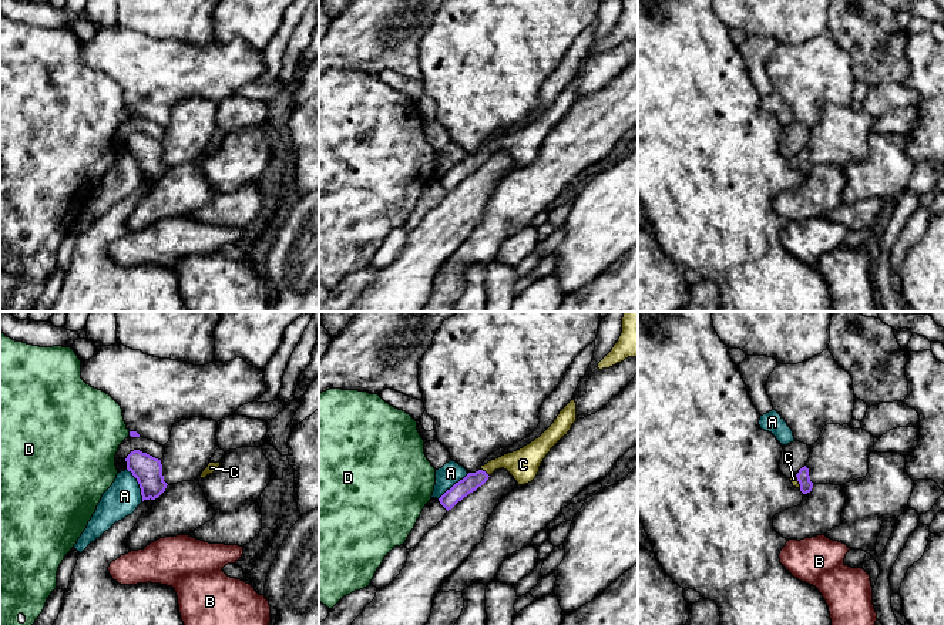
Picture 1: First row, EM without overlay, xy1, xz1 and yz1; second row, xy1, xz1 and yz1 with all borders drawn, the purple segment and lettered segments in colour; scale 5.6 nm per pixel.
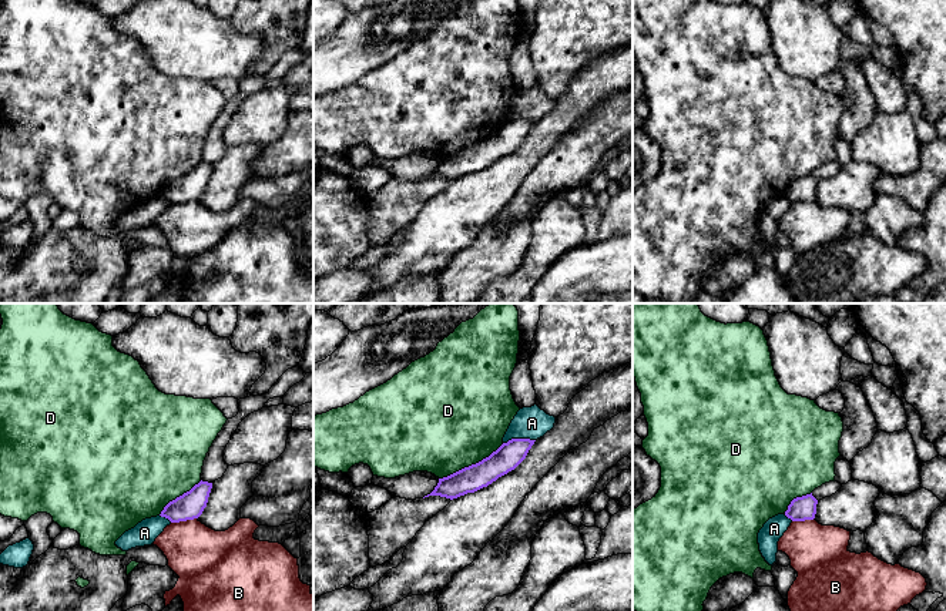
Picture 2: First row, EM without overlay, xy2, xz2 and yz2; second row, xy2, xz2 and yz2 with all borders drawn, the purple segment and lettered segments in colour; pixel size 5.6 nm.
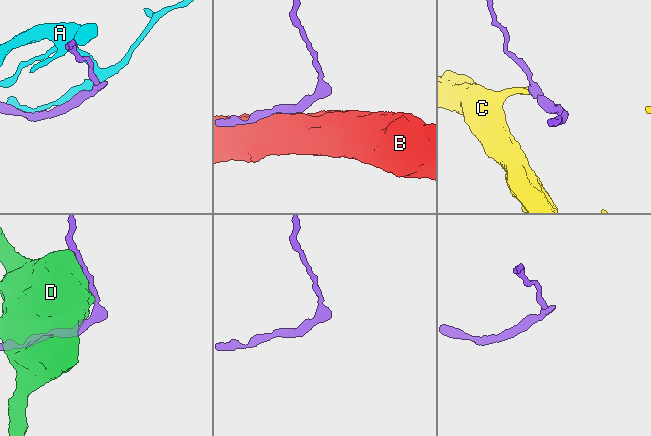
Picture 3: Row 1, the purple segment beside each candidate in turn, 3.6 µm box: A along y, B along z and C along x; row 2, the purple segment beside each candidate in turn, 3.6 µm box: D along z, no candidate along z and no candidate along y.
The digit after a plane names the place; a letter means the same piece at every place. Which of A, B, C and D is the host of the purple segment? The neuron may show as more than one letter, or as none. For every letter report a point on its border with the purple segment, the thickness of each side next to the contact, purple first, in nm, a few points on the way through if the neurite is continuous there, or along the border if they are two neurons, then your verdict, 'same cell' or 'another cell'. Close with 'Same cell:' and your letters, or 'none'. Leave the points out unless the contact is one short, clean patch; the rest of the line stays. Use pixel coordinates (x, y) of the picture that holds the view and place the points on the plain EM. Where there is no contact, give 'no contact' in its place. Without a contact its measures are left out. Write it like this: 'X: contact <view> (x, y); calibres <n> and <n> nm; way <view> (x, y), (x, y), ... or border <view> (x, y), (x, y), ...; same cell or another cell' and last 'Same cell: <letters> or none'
A: contact xy1 (138, 164); calibres 160 and 190 nm; another cell
B: contact xy2 (184, 201); calibres 150 and 340 nm; another cell
C: contact xz1 (486, 154); calibres 100 and 180 nm; way xz1 (472, 163), (486, 154), (499, 144), (523, 145); same cell
D: contact xz2 (472, 145); calibres 150 and 500 nm; another cell
Same cell: C

